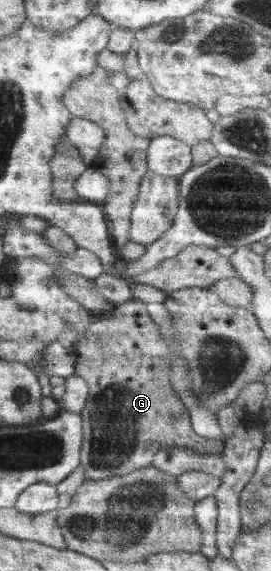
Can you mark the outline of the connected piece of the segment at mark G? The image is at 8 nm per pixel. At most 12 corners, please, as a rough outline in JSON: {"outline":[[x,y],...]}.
{"outline":[[145,304],[79,340],[80,465],[98,482],[162,448],[214,453],[170,384]]}

